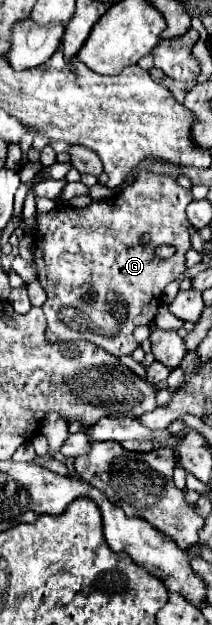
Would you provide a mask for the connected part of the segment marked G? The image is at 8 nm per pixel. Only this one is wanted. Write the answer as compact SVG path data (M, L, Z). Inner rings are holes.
M140 174L138 180L118 192L116 196L100 202L92 202L86 208L56 206L48 214L38 214L36 226L36 252L34 264L38 268L38 282L48 294L42 310L48 320L48 342L76 342L86 340L102 346L112 356L130 356L140 344L132 332L138 322L152 322L164 288L184 274L184 256L192 248L186 220L186 206L192 200L190 188L182 188L170 176ZM142 236L150 236L150 242L142 242ZM160 244L172 244L176 254L168 260L158 260L154 248Z

